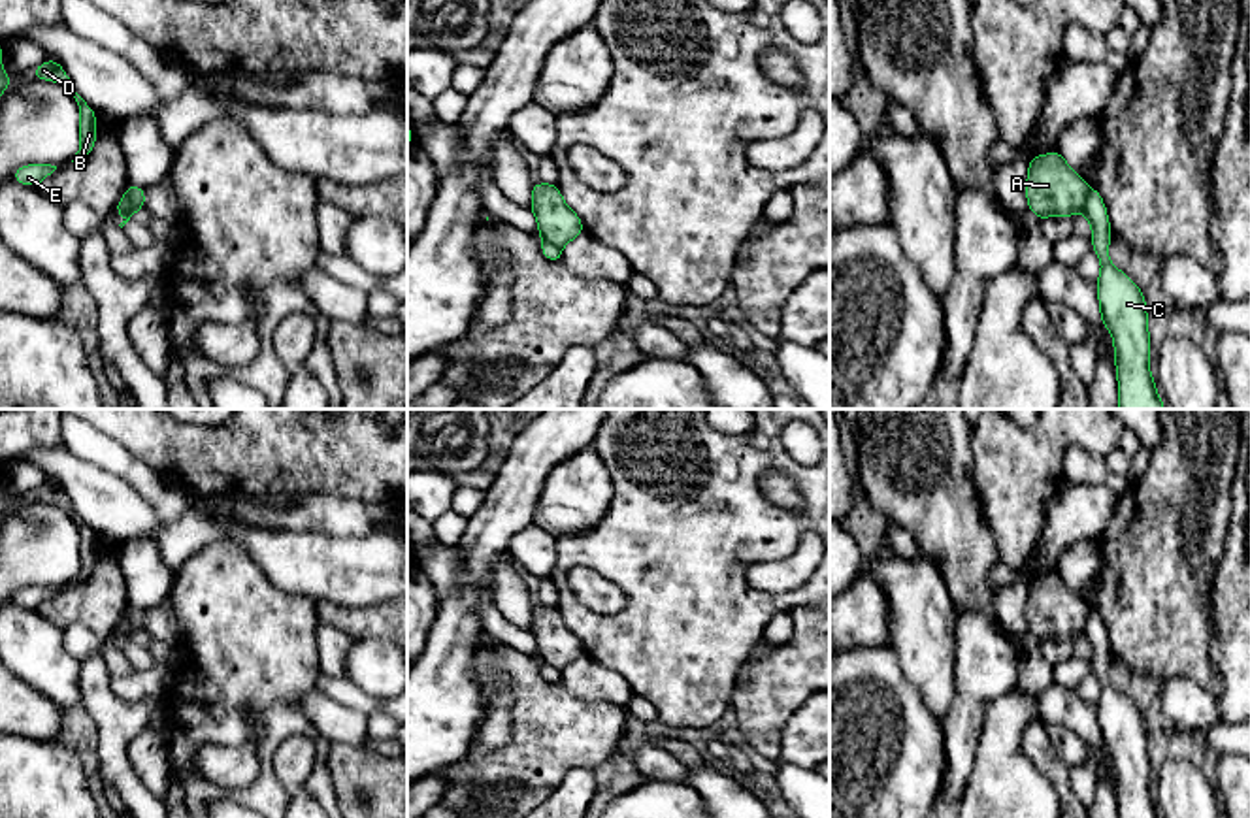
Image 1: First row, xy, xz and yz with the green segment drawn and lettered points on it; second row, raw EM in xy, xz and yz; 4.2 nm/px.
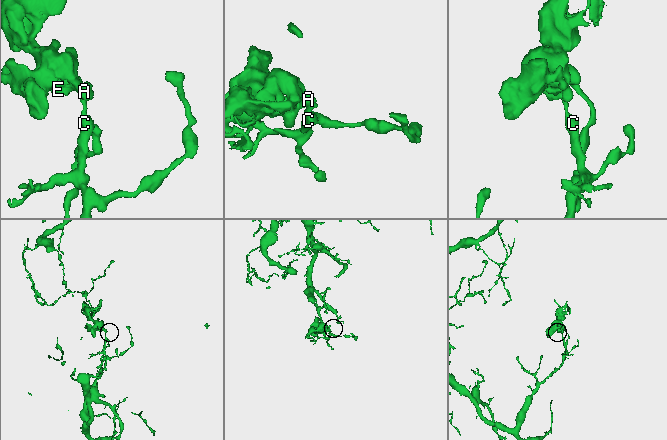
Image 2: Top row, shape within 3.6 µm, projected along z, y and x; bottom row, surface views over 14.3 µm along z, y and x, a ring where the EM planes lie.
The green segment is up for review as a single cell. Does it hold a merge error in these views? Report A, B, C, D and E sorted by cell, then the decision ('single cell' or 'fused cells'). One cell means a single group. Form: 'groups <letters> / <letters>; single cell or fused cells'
groups A B D E / C; fused cells

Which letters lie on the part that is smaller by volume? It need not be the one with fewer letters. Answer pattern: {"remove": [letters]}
{"remove": ["A", "B", "D", "E"]}

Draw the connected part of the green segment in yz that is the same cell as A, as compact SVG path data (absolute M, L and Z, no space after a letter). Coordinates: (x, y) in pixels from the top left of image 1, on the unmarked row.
M1058 571L1029 579L1026 624L1043 643L1048 639L1075 639L1084 633L1090 607L1067 586Z

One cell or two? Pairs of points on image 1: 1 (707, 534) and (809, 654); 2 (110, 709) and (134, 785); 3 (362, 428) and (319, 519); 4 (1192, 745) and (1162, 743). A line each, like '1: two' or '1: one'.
1: two
2: one
3: two
4: one

